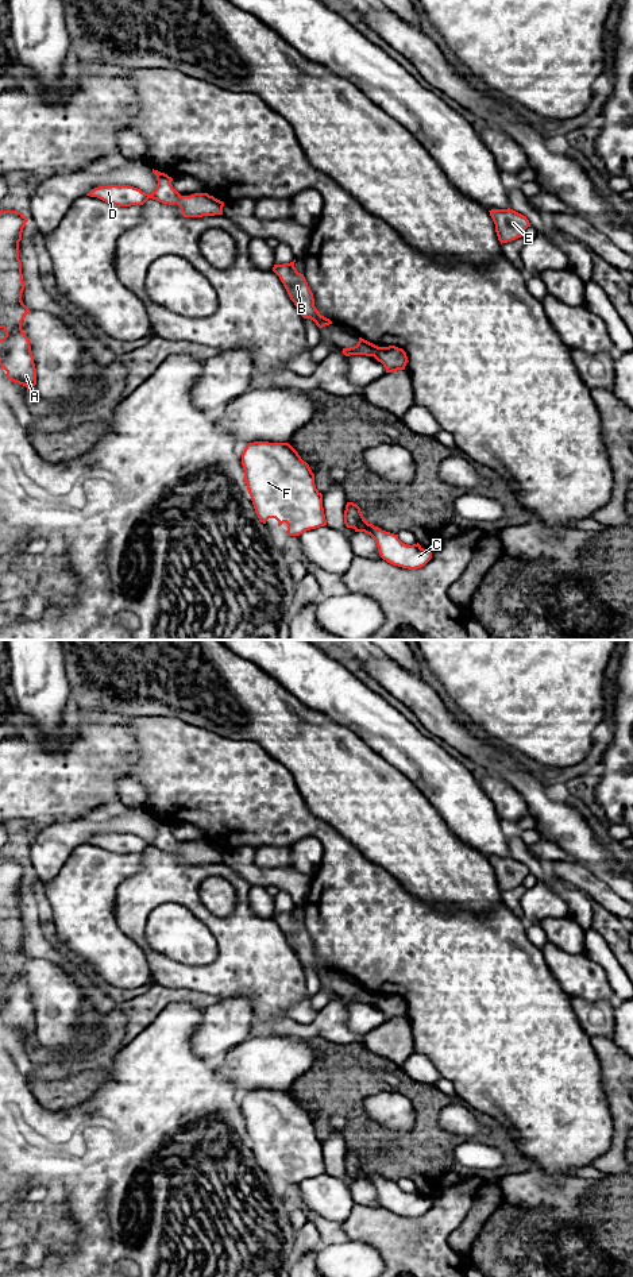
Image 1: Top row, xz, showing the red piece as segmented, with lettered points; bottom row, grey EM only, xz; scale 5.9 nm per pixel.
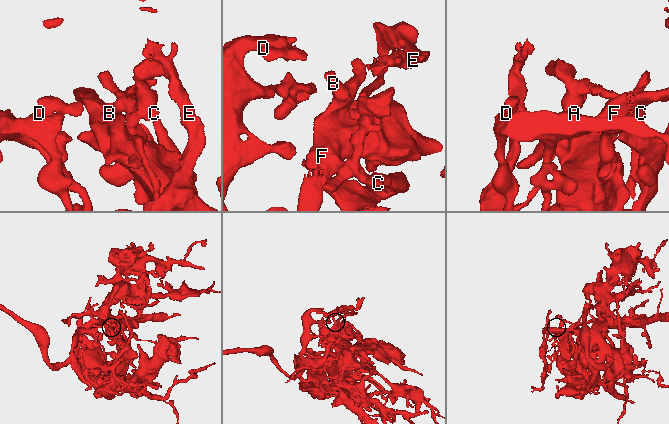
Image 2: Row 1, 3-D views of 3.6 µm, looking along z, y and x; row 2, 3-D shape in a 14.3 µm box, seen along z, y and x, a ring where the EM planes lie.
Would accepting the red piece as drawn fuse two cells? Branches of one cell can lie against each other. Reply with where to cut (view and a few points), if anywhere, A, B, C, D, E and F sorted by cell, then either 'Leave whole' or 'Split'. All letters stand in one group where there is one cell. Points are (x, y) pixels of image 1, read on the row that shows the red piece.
Split along xz (379, 347), (374, 357). Groups: A B C D F / E. Split

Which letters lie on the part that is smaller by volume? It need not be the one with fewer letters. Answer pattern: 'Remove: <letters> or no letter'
Remove: E

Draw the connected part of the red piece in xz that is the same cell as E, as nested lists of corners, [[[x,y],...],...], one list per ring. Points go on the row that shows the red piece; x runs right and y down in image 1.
[[[510,208],[491,209],[489,212],[495,224],[495,232],[501,244],[521,238],[524,231],[530,227],[526,216]]]

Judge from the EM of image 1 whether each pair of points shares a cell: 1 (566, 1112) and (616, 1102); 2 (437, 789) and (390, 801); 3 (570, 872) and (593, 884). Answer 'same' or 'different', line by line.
1: different
2: different
3: same

